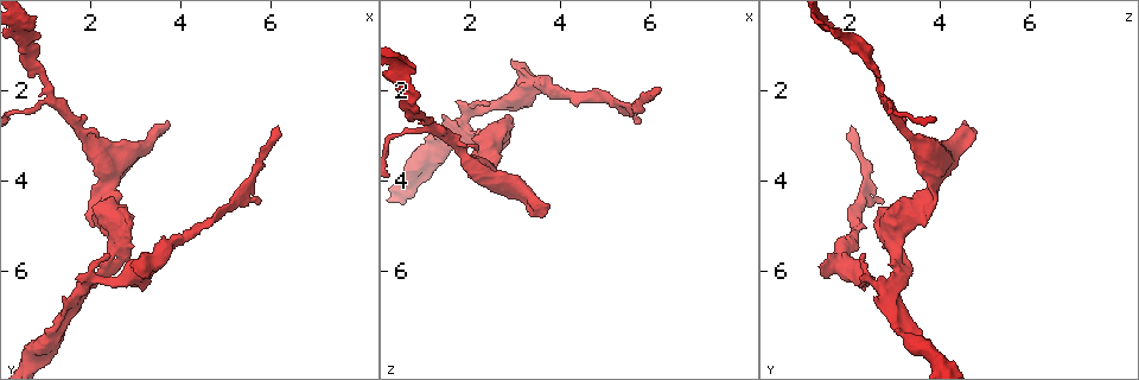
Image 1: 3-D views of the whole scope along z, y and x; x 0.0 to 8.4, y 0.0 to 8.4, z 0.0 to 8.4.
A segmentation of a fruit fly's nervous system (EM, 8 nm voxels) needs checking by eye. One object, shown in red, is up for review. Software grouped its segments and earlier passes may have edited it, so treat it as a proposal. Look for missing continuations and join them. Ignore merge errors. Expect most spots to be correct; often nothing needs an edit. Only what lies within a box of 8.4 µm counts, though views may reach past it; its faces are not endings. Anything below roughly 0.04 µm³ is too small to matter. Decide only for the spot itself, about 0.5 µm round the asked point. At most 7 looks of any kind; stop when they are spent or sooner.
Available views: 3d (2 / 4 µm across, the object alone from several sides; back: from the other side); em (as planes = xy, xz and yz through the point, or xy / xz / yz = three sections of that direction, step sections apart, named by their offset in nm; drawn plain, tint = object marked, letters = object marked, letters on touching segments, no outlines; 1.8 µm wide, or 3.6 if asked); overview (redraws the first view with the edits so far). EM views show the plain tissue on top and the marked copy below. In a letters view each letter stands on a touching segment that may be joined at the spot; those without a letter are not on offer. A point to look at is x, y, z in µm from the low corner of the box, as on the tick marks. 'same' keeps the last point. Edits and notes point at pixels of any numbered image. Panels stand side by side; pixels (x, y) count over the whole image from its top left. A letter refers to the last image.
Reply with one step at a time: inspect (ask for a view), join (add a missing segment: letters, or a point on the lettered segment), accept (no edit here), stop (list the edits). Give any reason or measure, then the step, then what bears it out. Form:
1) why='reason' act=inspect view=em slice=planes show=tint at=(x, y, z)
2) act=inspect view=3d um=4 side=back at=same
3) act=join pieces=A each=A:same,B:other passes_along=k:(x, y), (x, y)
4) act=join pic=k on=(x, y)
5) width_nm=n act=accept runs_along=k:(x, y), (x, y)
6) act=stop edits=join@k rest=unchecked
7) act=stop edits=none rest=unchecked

why='sudden change in width' act=inspect view=3d um=4 at=(4.15, 5.25, 2.15)

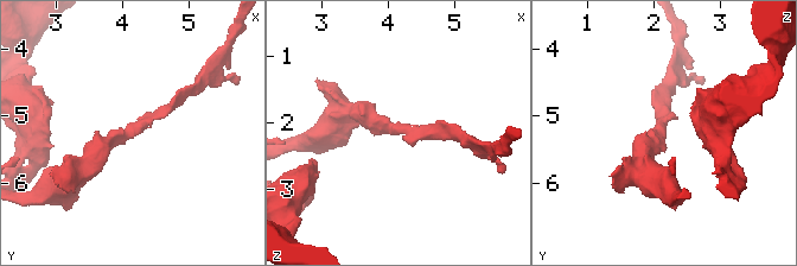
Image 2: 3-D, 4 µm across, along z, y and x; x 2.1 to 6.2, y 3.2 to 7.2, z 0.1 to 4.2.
why='shape alone is not enough' act=inspect view=em slice=planes show=letters at=(4.15, 5.25, 2.10)

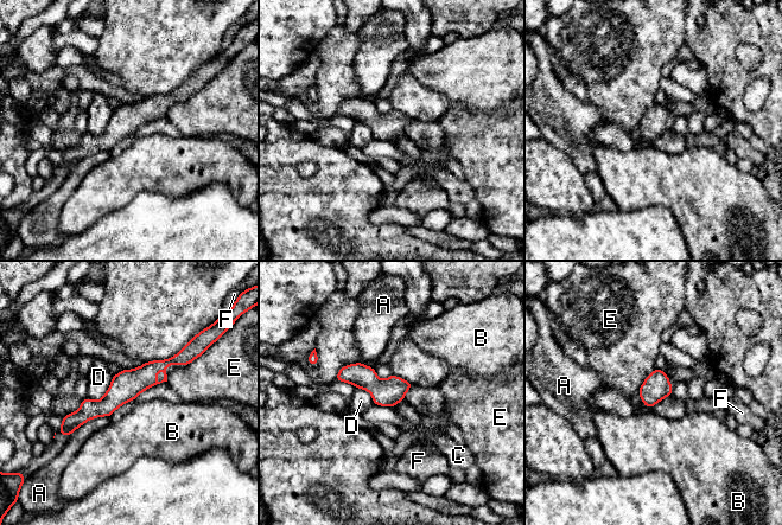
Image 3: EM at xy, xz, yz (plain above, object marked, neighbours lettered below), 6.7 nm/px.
act=accept each=A:other,B:other,C:other,D:other,E:other,F:other runs_along=3:(186, 357), (129, 383), (65, 430) found='no lettered segment goes on from it'

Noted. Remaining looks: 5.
why='side arm on a straight run' act=inspect view=3d um=4 at=(2.25, 6.00, 3.05)

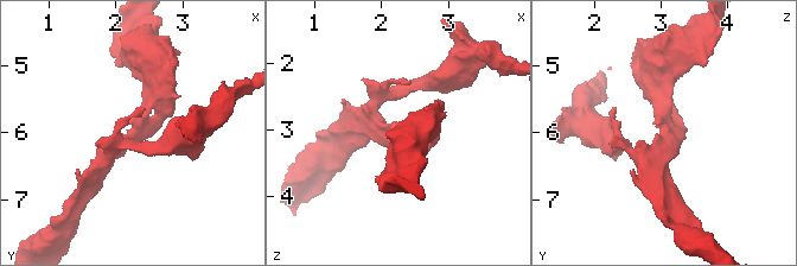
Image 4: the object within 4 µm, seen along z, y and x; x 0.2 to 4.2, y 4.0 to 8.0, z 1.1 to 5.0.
arms=3 arm_widths_nm=190,200,280 act=inspect view=em slice=xz step=16 show=letters at=(2.25, 6.05, 3.00)

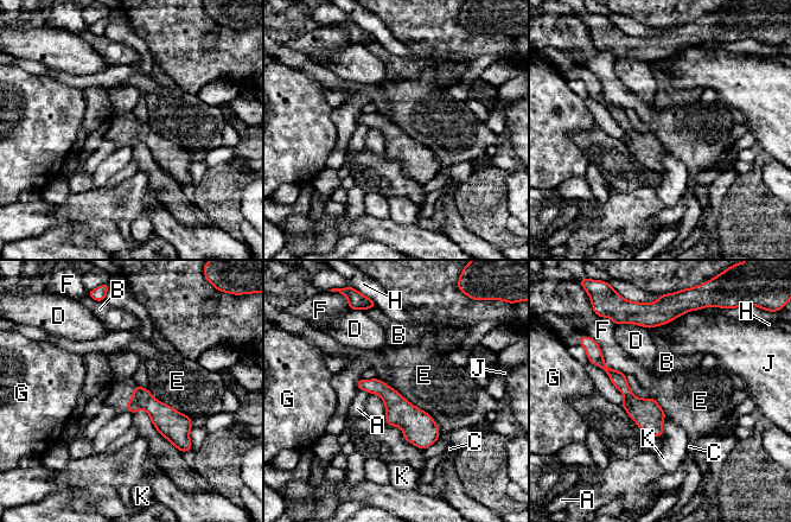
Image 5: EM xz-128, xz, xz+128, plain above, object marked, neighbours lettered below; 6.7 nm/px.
act=accept each=A:other,B:other,C:other,D:other,E:other,F:other,G:other,H:other,J:other,K:other runs_along=5:(601, 363), (658, 433) found='none of them fits'

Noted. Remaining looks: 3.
why='an open end' act=inspect view=3d um=4 at=(6.20, 2.85, 2.05)

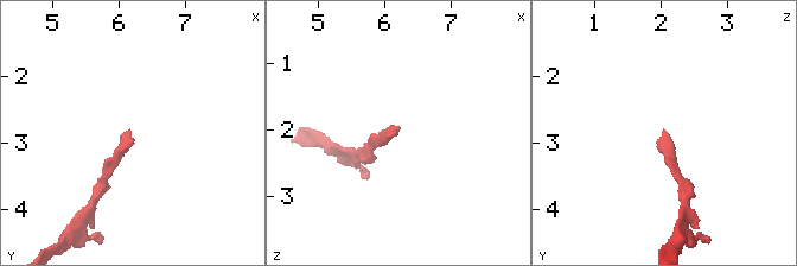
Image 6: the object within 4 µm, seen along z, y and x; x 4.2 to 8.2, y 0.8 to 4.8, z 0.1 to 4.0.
why='need the tissue' act=inspect view=em slice=xz step=8 show=letters at=(6.15, 2.80, 2.00)

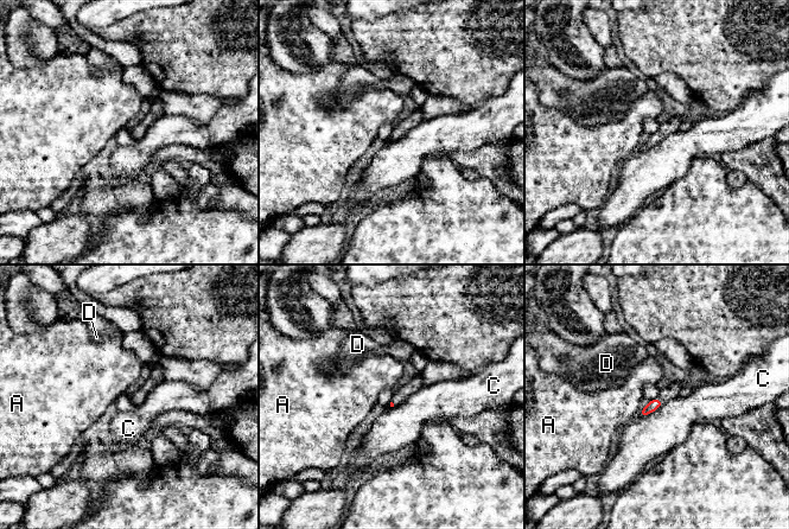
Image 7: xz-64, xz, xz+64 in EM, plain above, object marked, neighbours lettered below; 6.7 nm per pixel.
act=accept each=A:other,C:other,D:other border=7:(662, 406), (641, 418) found='no lettered segment goes on from it'

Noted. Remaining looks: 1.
act=stop edits=none rest=unchecked

